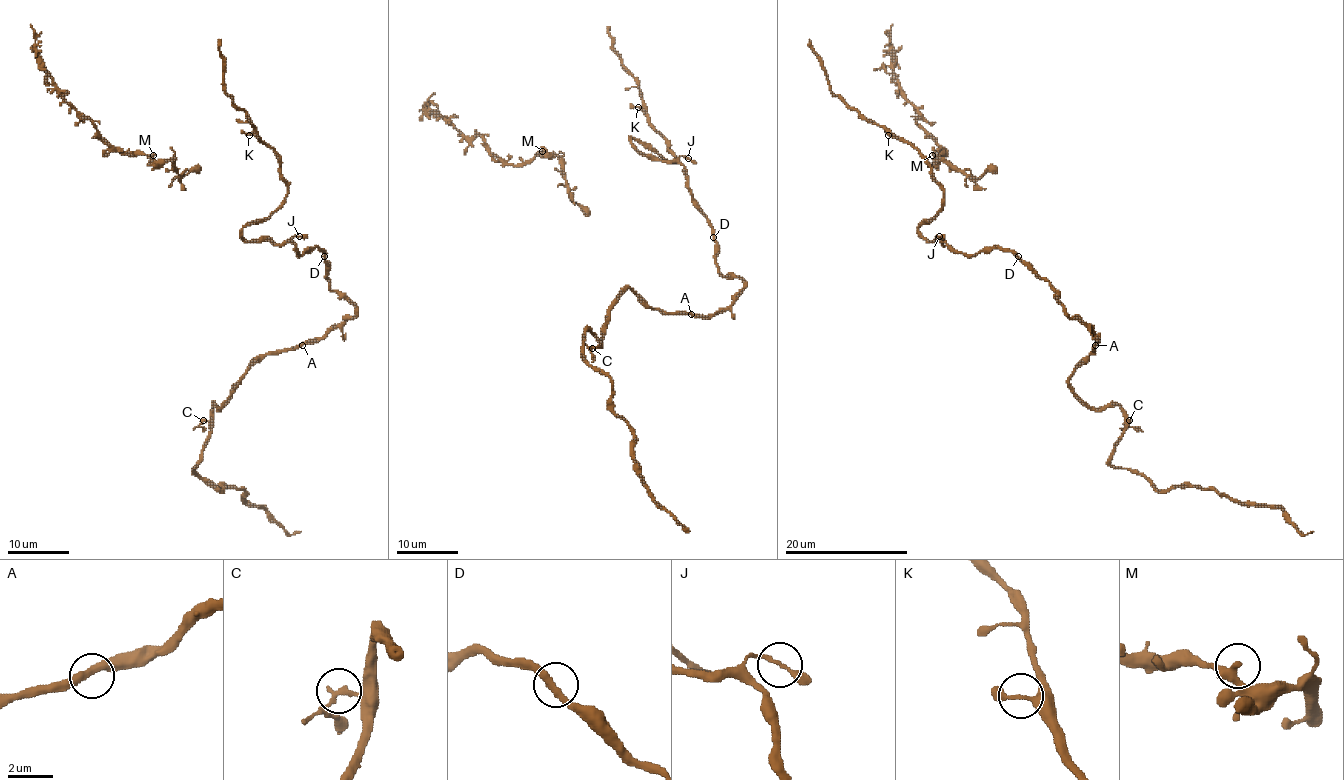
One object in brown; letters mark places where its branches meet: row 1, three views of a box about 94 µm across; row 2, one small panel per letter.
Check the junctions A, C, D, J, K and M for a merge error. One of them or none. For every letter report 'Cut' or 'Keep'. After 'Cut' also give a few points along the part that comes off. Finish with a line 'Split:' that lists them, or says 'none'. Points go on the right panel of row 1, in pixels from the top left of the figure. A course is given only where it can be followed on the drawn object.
A: Keep
C: Cut. Course of the part to remove: (1129, 421), (1129, 425), (1143, 431)
D: Keep
J: Keep
K: Keep
M: Keep
Split: C

